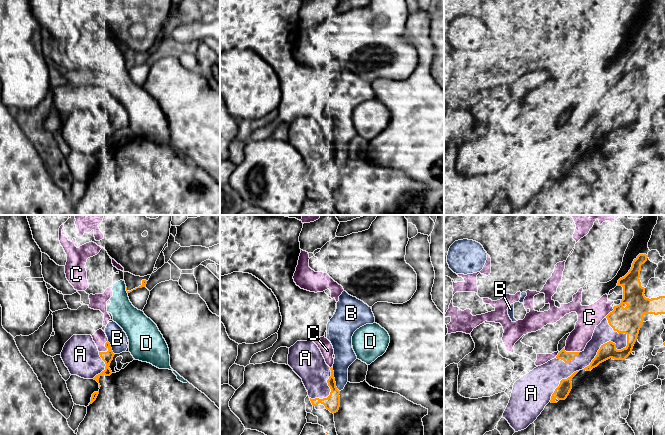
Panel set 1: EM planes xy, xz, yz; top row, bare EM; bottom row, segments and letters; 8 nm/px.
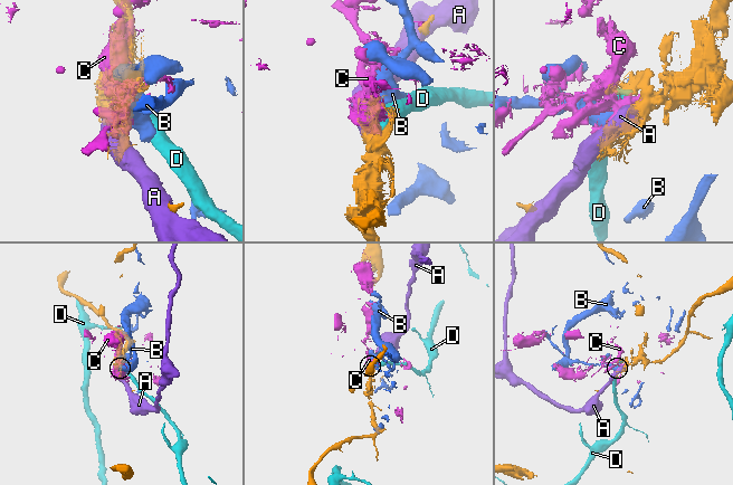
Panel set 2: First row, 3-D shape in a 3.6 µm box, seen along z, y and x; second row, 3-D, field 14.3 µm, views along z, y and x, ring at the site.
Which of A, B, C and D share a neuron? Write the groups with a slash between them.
A / B / C / D

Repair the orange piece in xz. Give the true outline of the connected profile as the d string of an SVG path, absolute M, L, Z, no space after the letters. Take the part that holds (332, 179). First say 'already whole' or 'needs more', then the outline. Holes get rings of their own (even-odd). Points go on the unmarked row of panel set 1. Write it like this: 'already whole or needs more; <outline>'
already whole; M330 144L331 146L331 152L327 156L328 162L331 165L330 171L327 174L319 175L311 175L310 177L313 182L317 182L319 179L323 180L327 186L329 186L331 189L336 189L339 186L340 183L340 167L336 163L336 158L334 154L334 147L333 144Z

